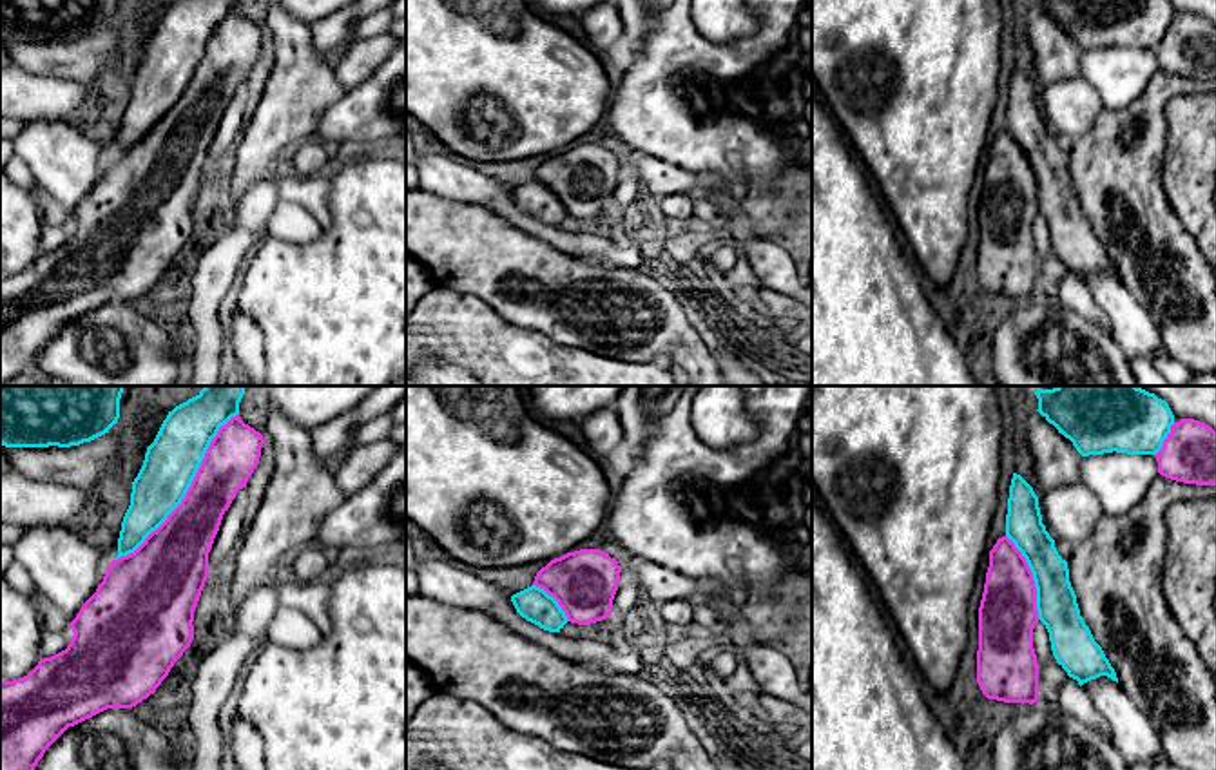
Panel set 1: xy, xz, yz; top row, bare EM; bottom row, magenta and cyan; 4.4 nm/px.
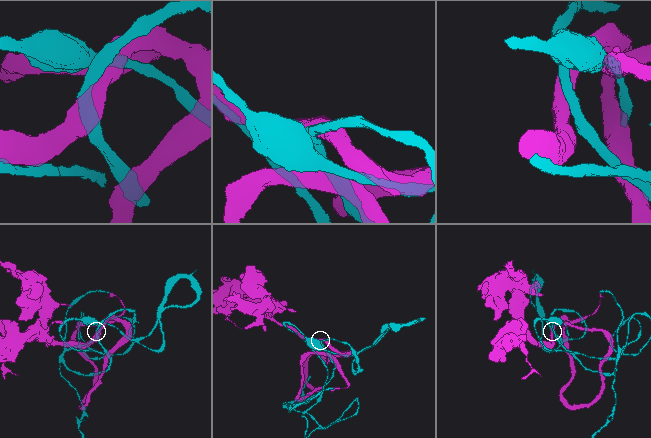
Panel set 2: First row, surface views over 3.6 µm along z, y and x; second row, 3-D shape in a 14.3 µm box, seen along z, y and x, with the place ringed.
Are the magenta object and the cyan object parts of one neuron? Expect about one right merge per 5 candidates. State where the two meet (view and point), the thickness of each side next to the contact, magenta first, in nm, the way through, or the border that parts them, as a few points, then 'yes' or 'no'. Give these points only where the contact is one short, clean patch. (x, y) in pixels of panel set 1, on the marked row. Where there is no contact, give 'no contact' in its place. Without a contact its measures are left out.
contact xy (189, 490); calibres 260 and 240 nm; yes

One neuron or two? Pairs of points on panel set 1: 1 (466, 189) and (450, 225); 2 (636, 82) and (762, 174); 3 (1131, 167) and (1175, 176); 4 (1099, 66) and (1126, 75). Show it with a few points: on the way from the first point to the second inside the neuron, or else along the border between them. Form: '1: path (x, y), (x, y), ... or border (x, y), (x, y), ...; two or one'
1: border (424, 191), (452, 202), (479, 205); two
2: path (667, 98), (696, 127), (714, 127), (731, 144); one
3: border (1166, 131), (1162, 189), (1175, 212); two
4: path (1106, 69), (1119, 75); one

